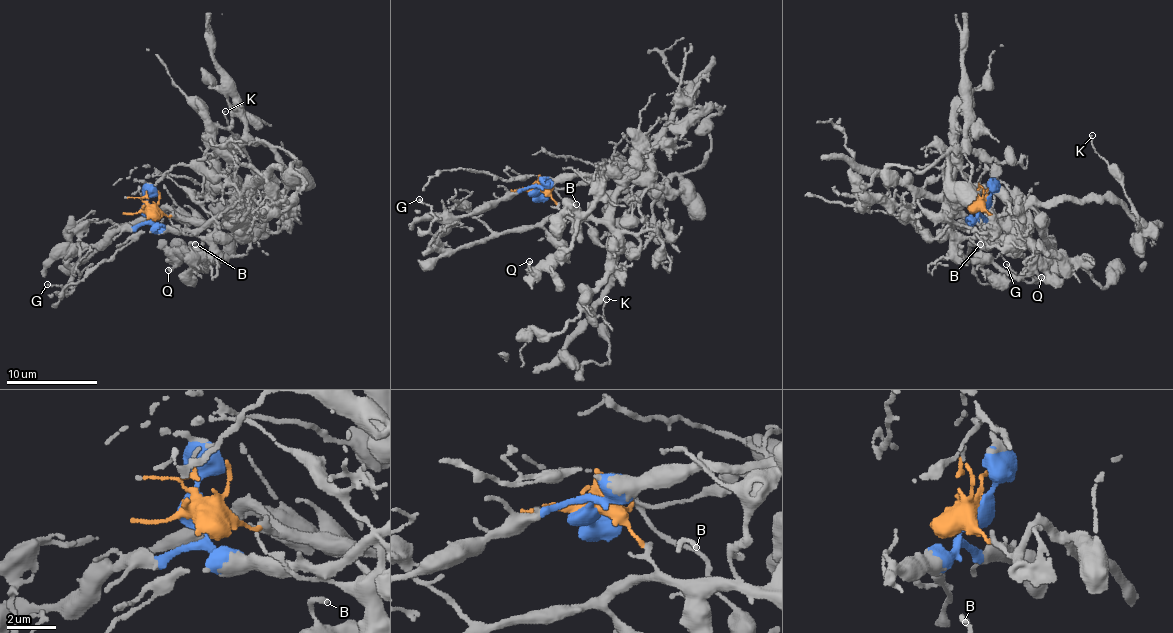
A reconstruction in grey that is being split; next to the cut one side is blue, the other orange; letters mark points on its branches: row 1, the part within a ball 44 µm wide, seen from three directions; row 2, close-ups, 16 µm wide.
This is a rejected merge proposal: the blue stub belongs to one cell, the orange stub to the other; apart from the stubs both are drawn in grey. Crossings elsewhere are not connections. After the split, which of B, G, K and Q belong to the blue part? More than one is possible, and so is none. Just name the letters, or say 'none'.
none

